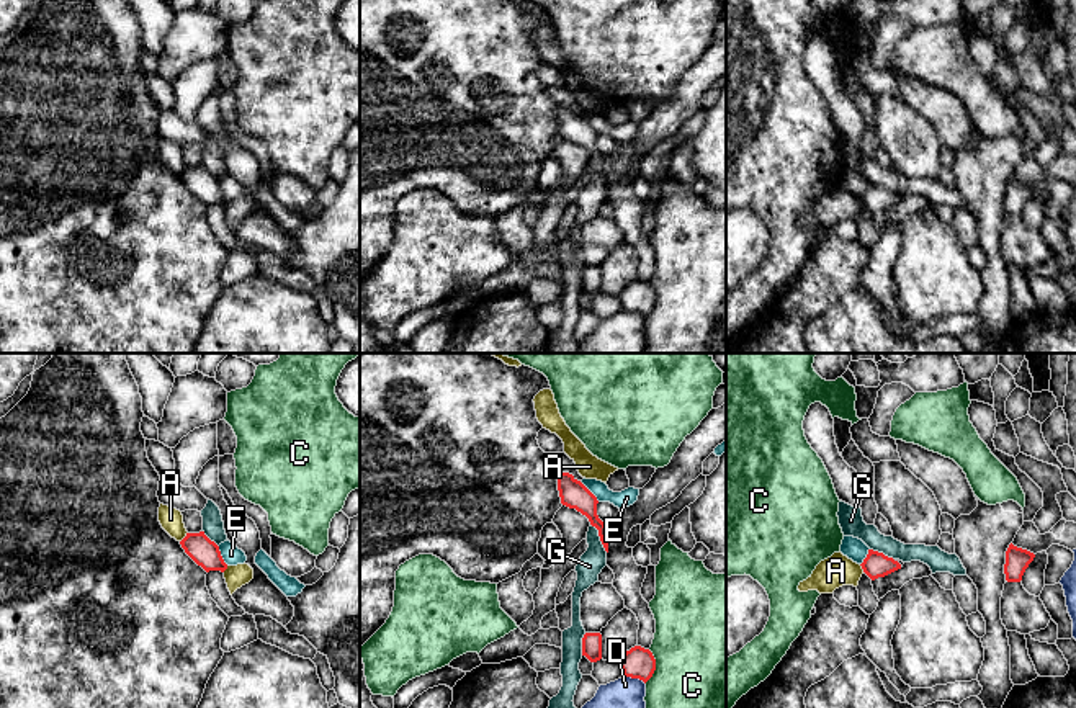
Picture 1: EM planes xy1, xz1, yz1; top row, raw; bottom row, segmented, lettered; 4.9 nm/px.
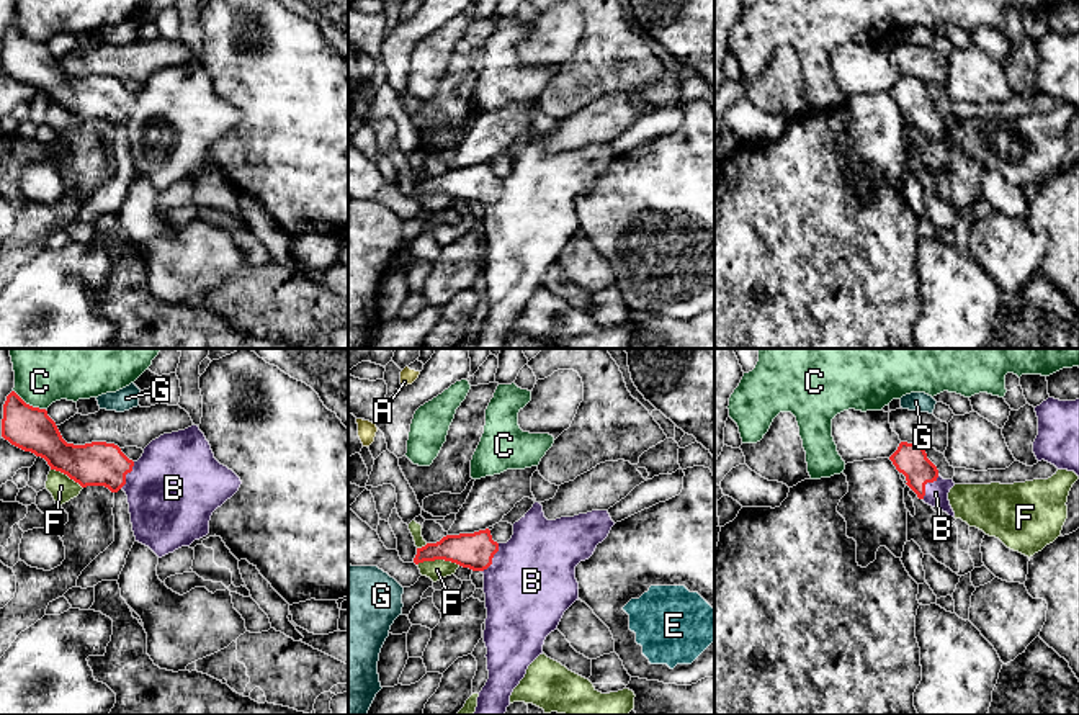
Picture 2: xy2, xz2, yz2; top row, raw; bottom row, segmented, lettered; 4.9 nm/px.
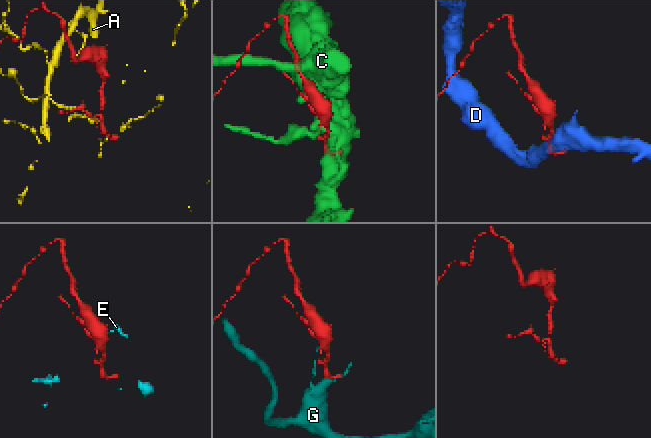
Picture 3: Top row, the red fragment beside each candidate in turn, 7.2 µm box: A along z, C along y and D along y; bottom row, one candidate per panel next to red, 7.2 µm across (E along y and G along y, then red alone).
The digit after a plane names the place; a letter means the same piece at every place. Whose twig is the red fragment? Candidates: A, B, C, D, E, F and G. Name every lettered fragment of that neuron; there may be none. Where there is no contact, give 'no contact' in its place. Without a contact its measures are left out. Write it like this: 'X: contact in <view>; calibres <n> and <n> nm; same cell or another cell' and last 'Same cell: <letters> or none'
A: contact in xy1; calibres 140 and 120 nm; another cell
B: contact in xz2; calibres 180 and 440 nm; same cell
C: contact in xz1; calibres 160 and 500 nm; another cell
D: contact in xz1; calibres 160 and 300 nm; another cell
E: contact in xy1; calibres 140 and 90 nm; another cell
F: contact in xz2; calibres 180 and 100 nm; another cell
G: contact in xz1; calibres 130 and 120 nm; another cell
Same cell: B

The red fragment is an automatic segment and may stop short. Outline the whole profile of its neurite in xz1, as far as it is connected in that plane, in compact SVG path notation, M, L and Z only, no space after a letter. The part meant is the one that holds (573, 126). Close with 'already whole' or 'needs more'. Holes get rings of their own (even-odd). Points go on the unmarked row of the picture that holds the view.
M563 105L558 108L558 124L563 139L585 149L590 159L599 164L600 175L608 186L608 164L597 149L597 131L572 108Z | already whole

